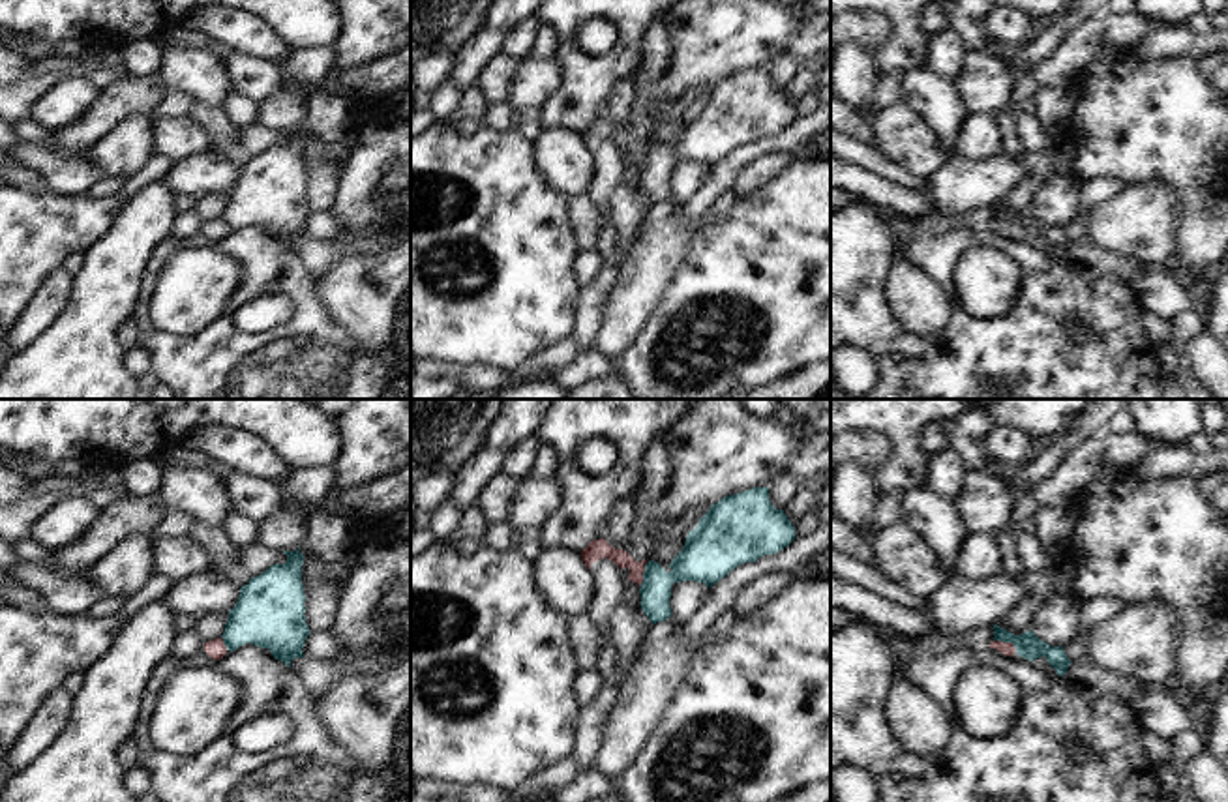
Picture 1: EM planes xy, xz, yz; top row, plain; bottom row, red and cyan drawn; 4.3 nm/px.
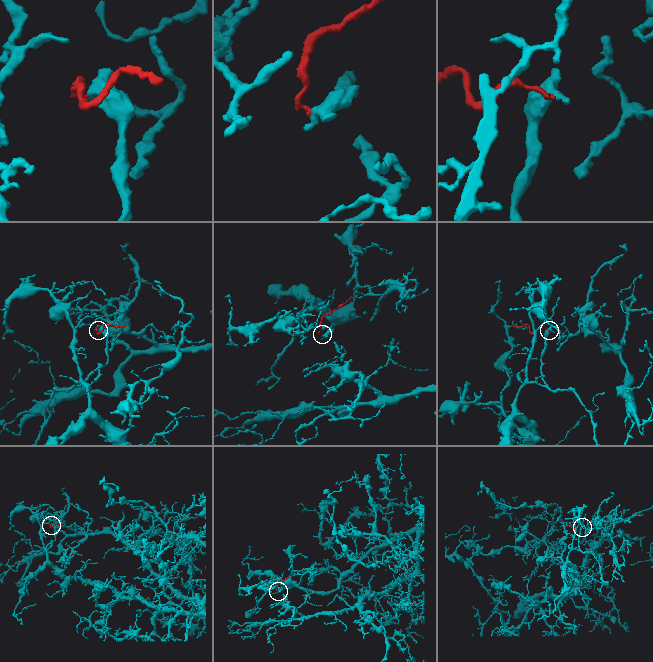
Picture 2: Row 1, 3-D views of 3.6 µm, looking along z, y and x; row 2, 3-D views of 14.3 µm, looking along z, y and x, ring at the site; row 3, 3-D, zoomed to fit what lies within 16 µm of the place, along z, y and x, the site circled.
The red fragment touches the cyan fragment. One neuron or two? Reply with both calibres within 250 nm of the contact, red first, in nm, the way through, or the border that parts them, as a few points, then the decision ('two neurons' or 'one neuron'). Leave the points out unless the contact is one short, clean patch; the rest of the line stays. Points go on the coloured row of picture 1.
60 nm thick on the red side, 110 nm on the other; border along yz (994, 639), (1011, 643), (1017, 653); two neurons

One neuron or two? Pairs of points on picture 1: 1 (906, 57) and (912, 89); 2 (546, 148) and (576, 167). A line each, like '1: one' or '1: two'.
1: two
2: one

